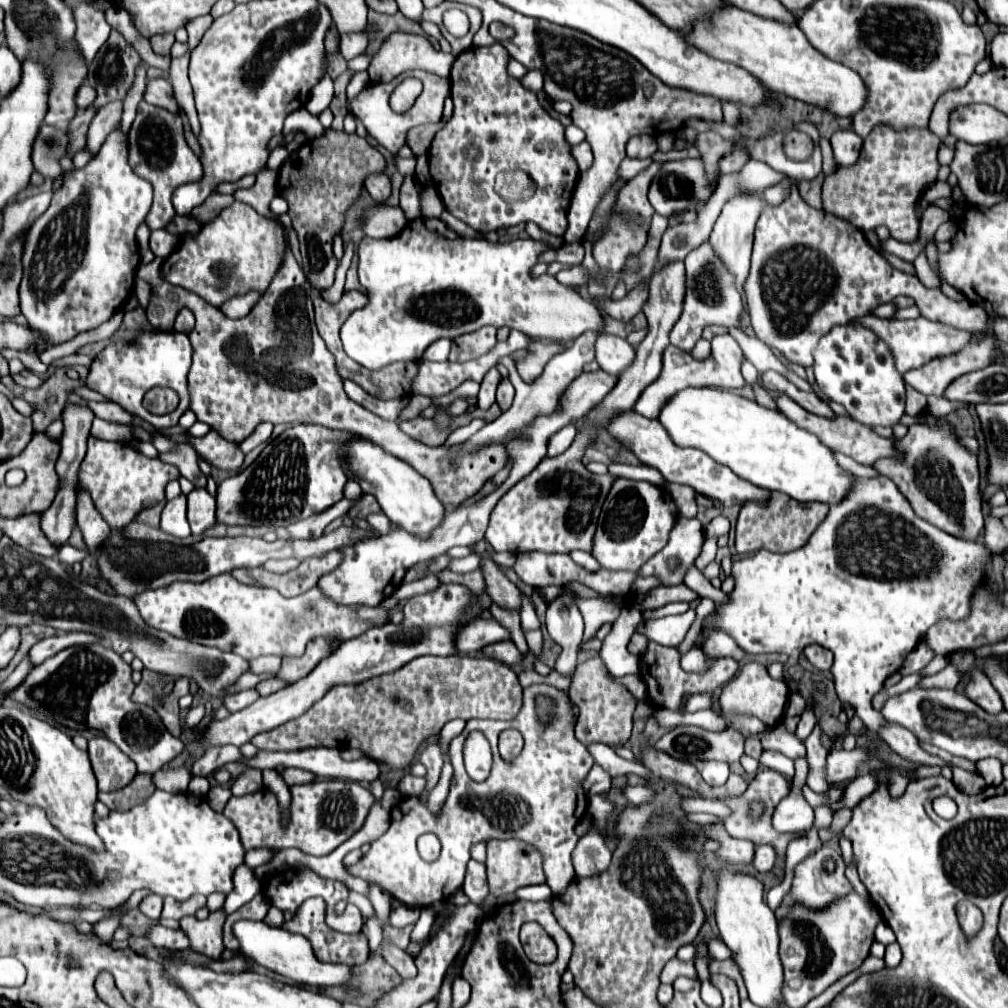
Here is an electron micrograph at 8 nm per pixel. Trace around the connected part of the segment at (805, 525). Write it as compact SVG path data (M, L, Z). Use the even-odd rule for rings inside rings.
M773 493L769 499L769 505L761 507L759 503L745 503L741 507L739 519L737 519L737 535L735 535L735 549L739 555L755 553L761 549L773 551L773 553L787 553L803 547L811 533L817 529L817 525L827 517L829 507L823 503L799 503L793 501L785 493Z

